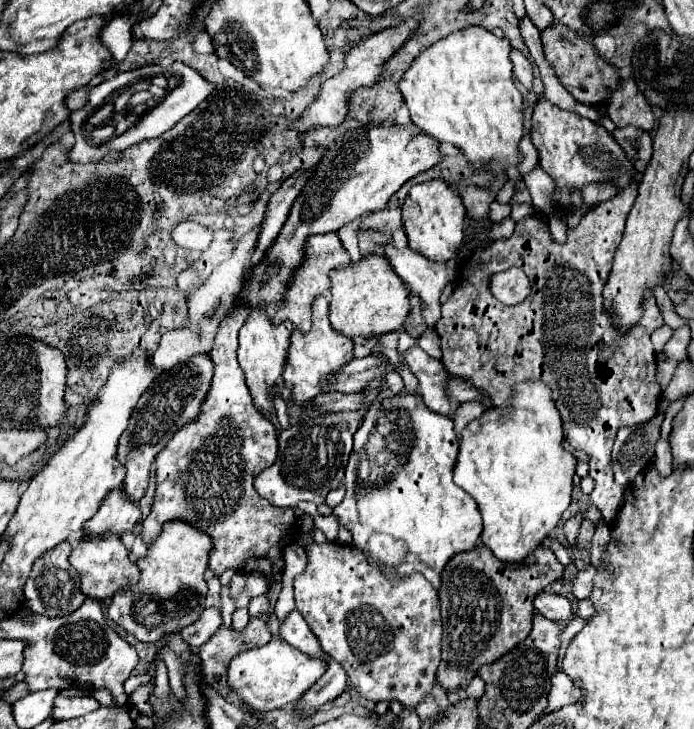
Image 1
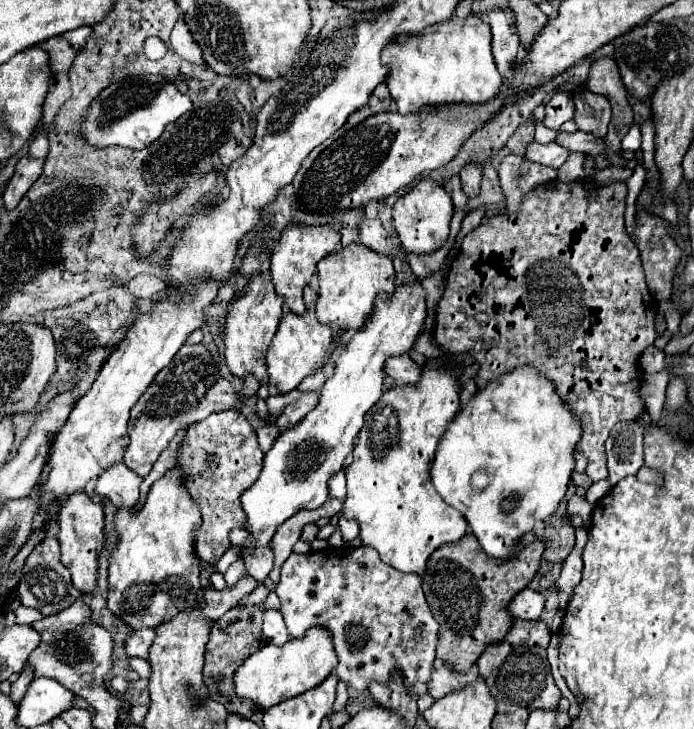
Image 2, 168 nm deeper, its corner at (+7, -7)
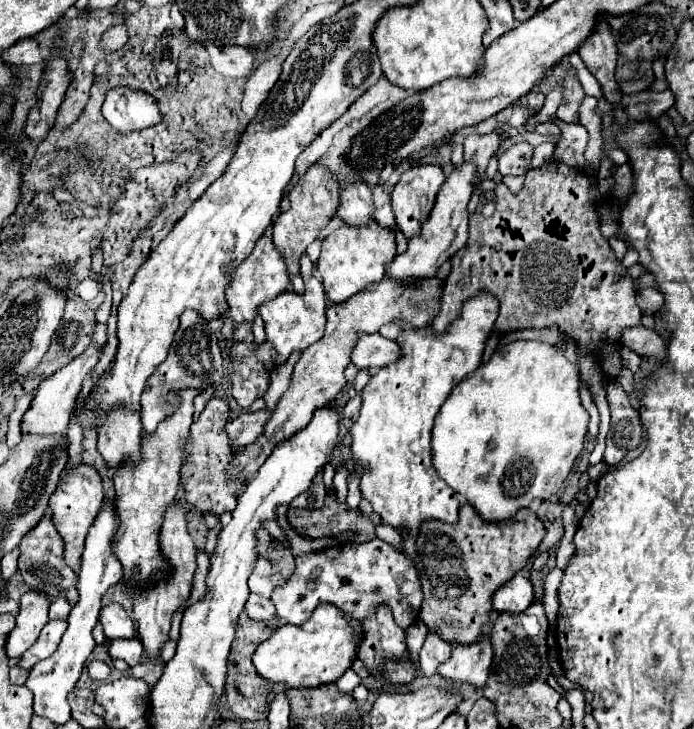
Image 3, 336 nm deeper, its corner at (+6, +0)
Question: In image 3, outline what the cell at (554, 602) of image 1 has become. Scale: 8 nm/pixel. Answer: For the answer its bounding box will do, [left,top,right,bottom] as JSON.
[493,574,535,612]

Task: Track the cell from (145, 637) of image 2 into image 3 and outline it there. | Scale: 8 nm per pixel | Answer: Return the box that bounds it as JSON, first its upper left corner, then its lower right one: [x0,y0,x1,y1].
[99,604,137,640]

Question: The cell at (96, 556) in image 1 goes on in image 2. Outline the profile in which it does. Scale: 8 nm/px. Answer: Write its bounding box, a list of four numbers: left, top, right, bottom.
[58,493,104,593]

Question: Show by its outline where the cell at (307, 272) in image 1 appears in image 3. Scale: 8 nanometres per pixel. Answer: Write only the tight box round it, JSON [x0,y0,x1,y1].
[273,164,339,294]

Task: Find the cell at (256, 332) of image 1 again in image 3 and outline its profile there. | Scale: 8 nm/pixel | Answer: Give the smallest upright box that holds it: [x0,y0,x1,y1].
[225,238,289,330]

